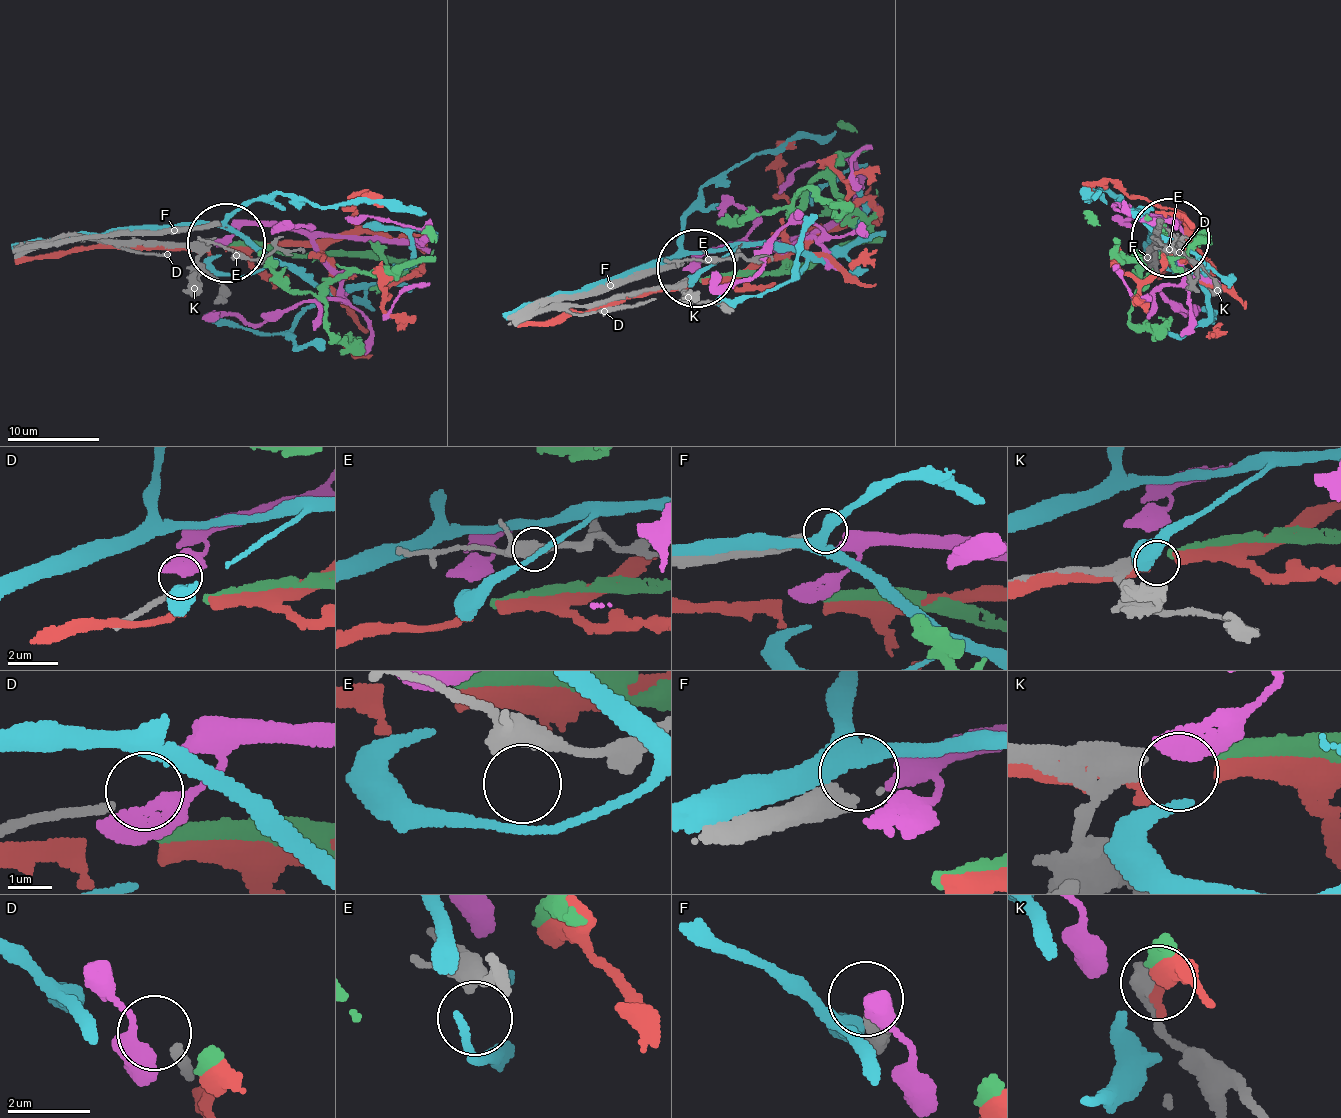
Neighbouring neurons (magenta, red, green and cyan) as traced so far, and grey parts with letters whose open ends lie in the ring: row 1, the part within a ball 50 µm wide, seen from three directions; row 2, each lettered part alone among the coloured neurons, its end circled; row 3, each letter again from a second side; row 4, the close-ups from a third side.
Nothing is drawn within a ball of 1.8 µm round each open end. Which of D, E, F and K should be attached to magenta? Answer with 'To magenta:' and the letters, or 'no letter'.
To magenta: F

